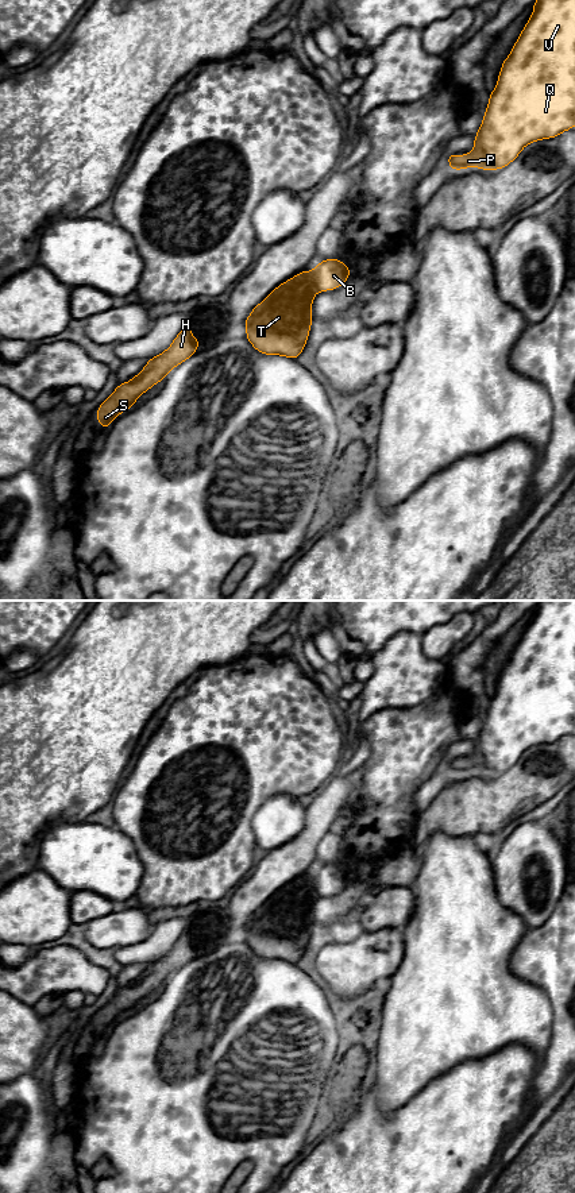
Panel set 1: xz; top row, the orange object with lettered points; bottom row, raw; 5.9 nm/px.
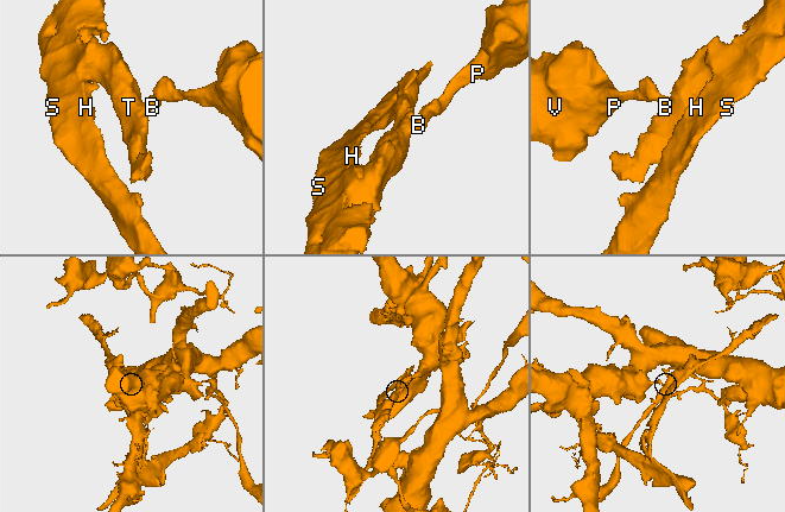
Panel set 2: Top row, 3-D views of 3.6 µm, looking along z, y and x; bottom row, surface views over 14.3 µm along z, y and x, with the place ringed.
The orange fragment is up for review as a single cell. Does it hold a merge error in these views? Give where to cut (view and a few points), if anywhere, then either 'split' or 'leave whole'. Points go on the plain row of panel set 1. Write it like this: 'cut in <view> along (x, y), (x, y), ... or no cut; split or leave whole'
cut in xz along (311, 876), (317, 895); split

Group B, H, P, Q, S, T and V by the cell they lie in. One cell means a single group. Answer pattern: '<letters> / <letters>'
B P Q V / H S T

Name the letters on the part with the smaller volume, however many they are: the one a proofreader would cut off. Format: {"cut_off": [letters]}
{"cut_off": ["H", "S", "T"]}

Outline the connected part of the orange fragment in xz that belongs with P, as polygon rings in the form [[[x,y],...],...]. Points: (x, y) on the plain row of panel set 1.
[[[539,601],[533,618],[509,661],[502,665],[497,691],[490,698],[478,738],[474,741],[474,754],[466,760],[448,758],[451,775],[479,772],[498,775],[512,768],[522,753],[537,745],[556,742],[575,731],[575,601]]]

